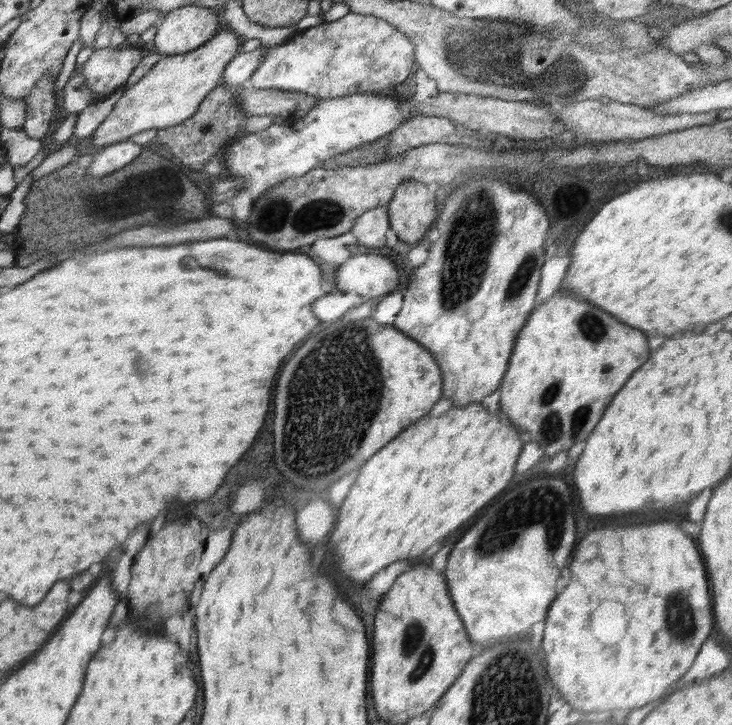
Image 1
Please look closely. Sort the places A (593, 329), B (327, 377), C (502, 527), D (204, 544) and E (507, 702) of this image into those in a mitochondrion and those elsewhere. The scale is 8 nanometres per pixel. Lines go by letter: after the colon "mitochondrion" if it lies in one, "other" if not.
A: mitochondrion
B: mitochondrion
C: mitochondrion
D: other
E: mitochondrion

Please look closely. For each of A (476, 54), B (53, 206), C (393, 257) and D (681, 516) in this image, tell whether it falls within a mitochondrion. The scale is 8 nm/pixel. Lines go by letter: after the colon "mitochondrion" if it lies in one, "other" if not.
A: mitochondrion
B: mitochondrion
C: other
D: other

